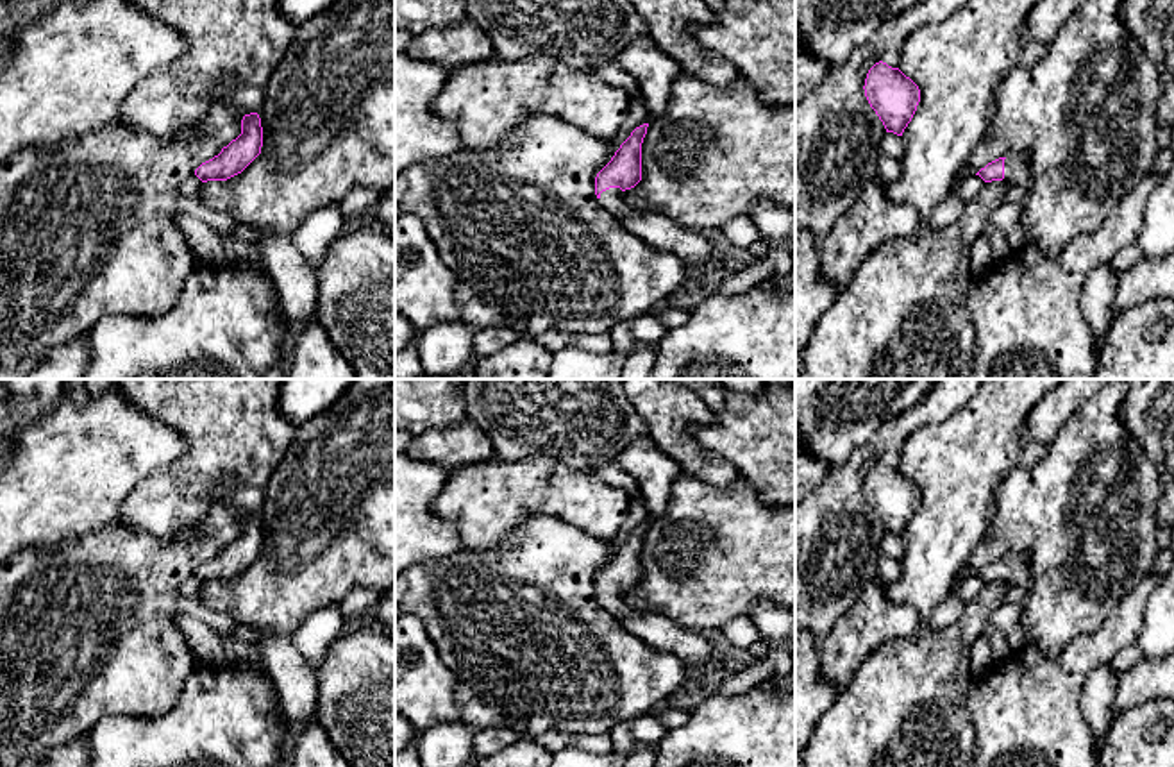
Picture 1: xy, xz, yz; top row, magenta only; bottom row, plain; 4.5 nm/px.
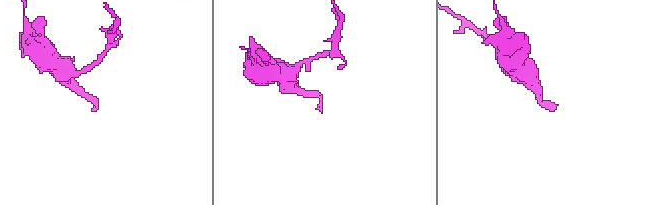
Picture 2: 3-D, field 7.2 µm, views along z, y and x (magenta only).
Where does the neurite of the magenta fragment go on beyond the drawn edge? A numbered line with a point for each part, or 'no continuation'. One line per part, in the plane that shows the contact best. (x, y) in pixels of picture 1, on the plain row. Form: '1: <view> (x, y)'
1: xz (654, 630)

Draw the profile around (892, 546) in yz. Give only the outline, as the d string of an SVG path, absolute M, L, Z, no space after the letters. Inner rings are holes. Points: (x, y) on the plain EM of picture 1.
M886 533L881 540L881 554L901 561L904 556L902 538L893 533Z

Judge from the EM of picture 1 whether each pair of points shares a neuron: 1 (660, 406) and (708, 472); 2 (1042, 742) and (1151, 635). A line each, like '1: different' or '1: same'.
1: same
2: different

